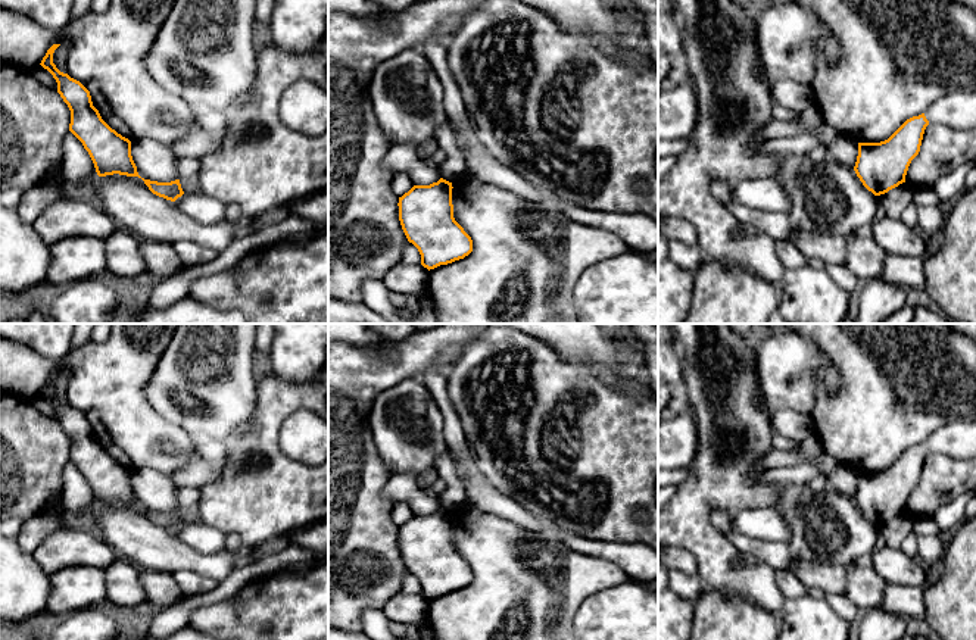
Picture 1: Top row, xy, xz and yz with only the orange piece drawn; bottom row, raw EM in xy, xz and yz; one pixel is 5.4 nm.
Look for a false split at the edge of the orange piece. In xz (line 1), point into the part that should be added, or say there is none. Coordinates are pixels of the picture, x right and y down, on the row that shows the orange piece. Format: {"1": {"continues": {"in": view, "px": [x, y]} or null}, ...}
{"1": {"continues": null}}

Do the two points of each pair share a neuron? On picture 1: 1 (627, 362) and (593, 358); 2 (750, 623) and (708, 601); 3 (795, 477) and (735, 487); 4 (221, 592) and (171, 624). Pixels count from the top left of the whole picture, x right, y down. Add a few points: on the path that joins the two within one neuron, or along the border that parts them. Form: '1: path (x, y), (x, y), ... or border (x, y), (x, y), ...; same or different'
1: border (610, 339), (620, 372), (642, 384); different
2: path (739, 623), (730, 623), (719, 611); same
3: border (755, 478), (758, 483), (776, 483), (779, 486); different
4: path (208, 598), (192, 602), (183, 611); same

